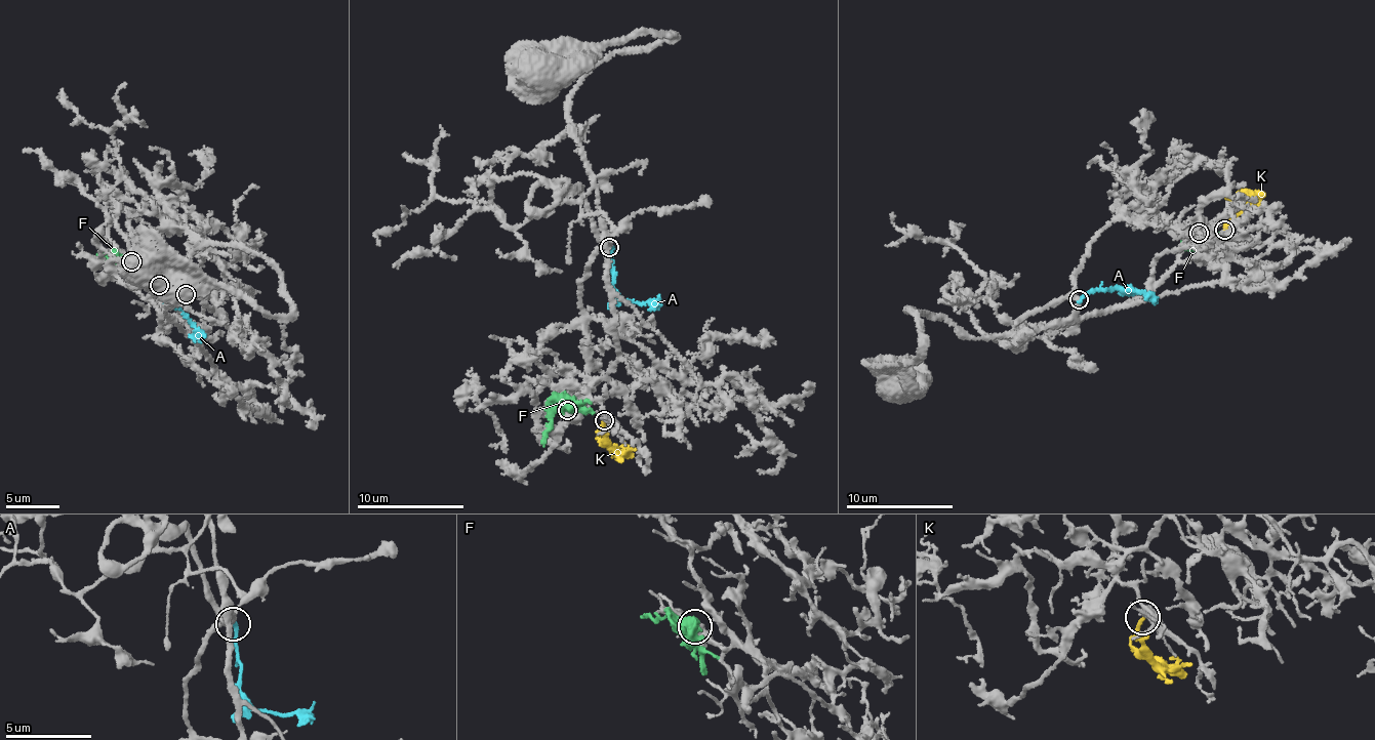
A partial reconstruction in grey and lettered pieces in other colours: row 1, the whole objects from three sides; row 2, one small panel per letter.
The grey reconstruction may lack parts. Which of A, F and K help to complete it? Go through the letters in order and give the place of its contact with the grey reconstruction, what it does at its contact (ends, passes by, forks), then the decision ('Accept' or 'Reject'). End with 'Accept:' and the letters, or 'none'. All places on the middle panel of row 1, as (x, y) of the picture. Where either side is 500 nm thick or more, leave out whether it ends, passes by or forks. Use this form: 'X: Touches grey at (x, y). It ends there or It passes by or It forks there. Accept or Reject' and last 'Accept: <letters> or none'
A: Touches grey at (609, 247). It ends there. Reject
F: Touches grey at (567, 410). Reject
K: Touches grey at (604, 420). It ends there. Accept
Accept: K

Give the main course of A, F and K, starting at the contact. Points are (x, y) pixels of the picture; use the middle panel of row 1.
A: (609, 247), (612, 282), (619, 297), (661, 304)
F: (567, 410), (553, 413), (543, 446)
K: (605, 420), (602, 422), (611, 449), (619, 452), (636, 449)

